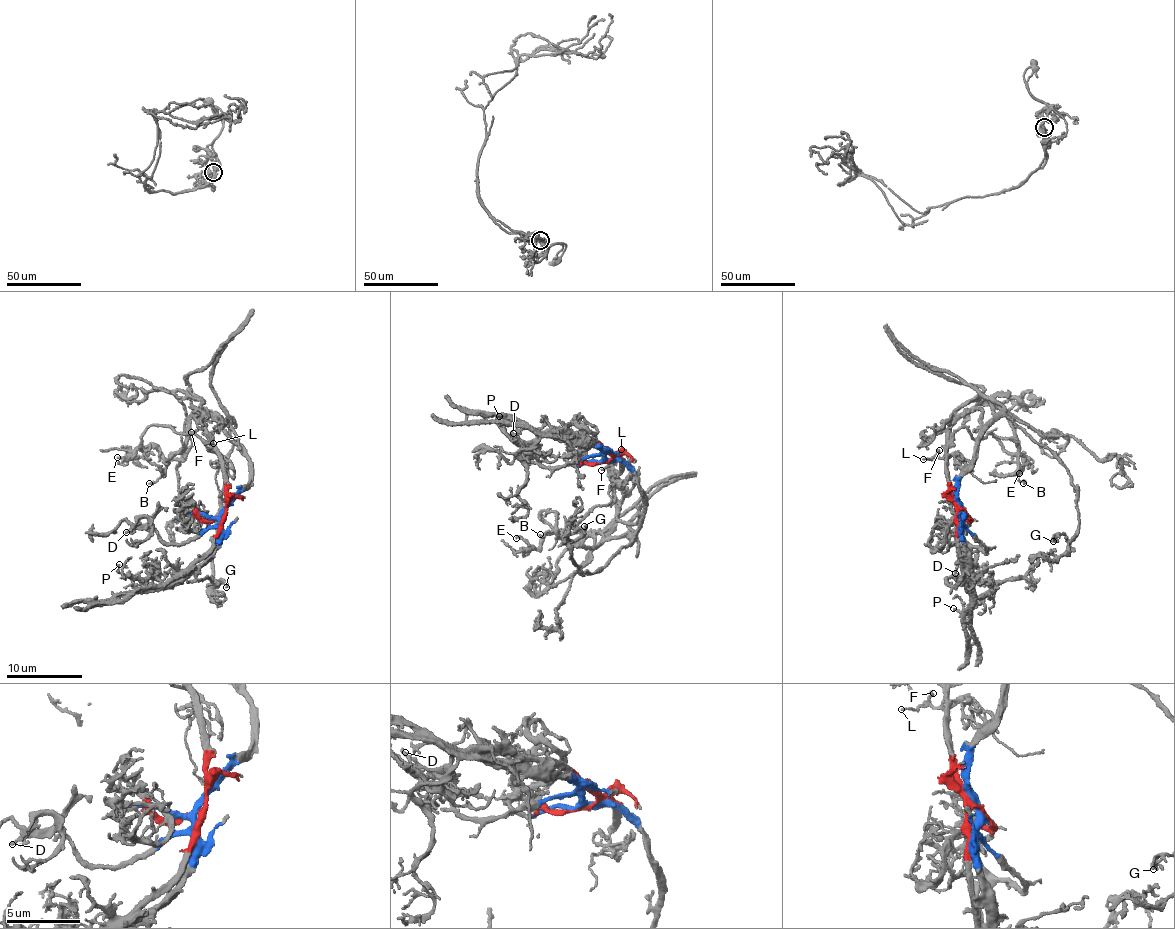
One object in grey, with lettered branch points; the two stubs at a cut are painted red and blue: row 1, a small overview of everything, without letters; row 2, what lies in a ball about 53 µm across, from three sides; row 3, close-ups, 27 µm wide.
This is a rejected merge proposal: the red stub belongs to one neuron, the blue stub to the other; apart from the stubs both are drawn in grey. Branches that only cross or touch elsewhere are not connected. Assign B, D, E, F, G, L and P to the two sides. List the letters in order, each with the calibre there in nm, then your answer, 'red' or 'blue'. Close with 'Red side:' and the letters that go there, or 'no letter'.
B: 130 nm | blue
D: 140 nm | blue
E: 170 nm | red
F: 170 nm | red
G: 90 nm | blue
L: 130 nm | red
P: 150 nm | blue
Red side: E, F, L

